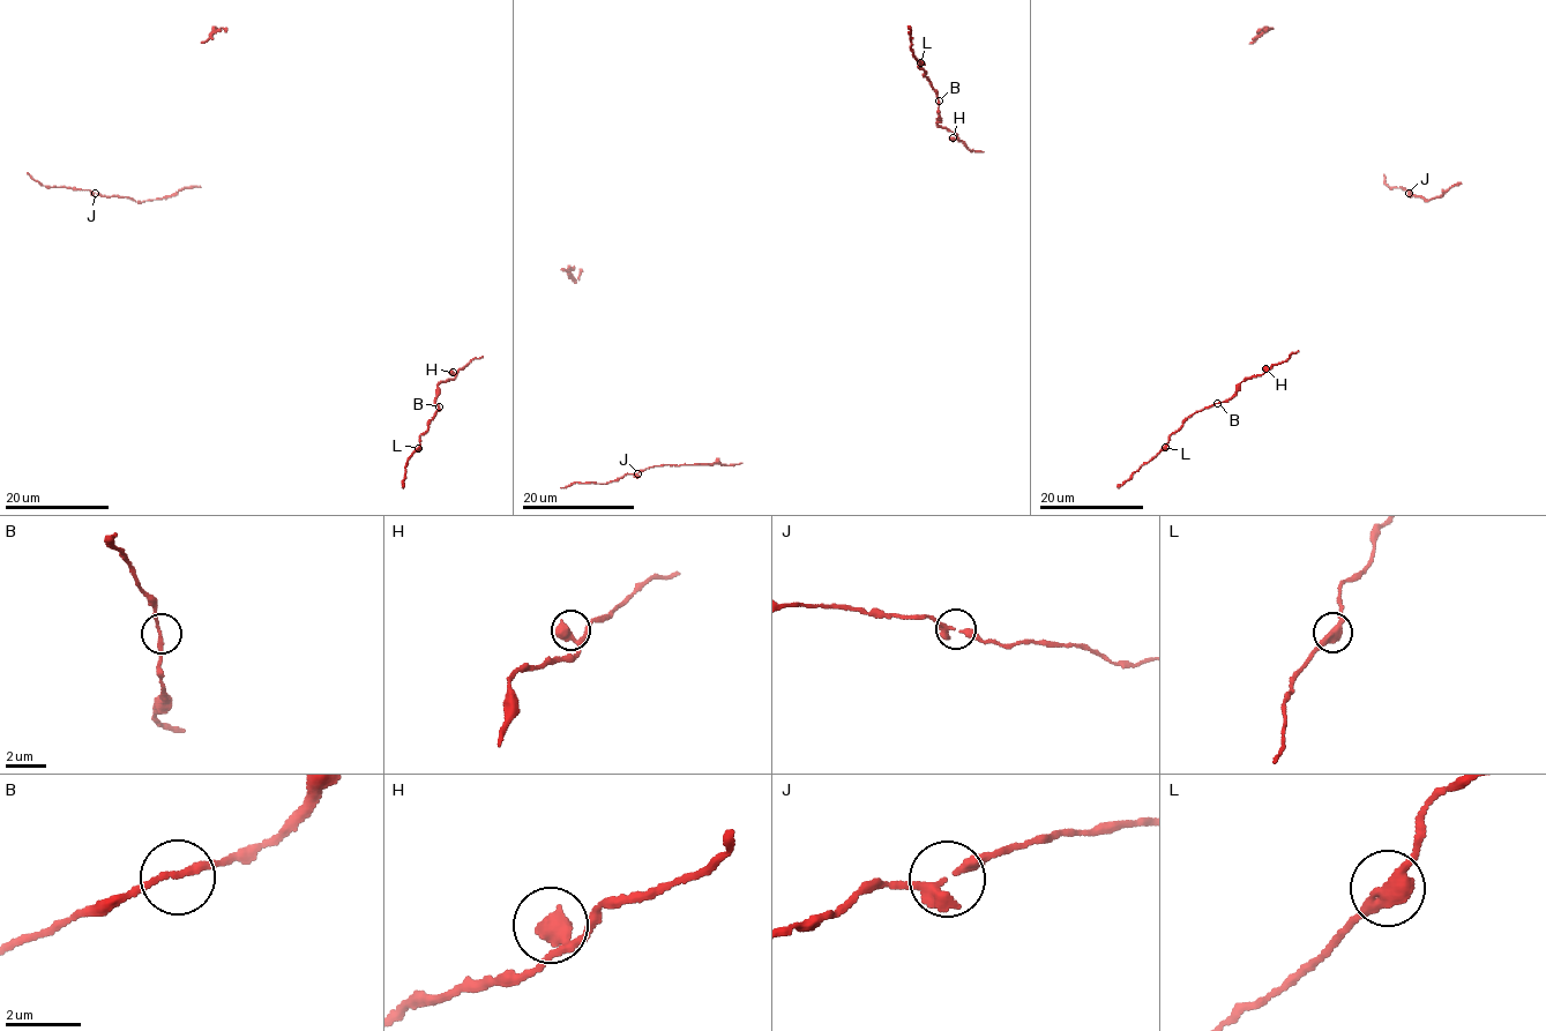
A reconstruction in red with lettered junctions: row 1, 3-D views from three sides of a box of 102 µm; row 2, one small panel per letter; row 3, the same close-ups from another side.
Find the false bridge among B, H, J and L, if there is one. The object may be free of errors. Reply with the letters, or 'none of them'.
none of them

